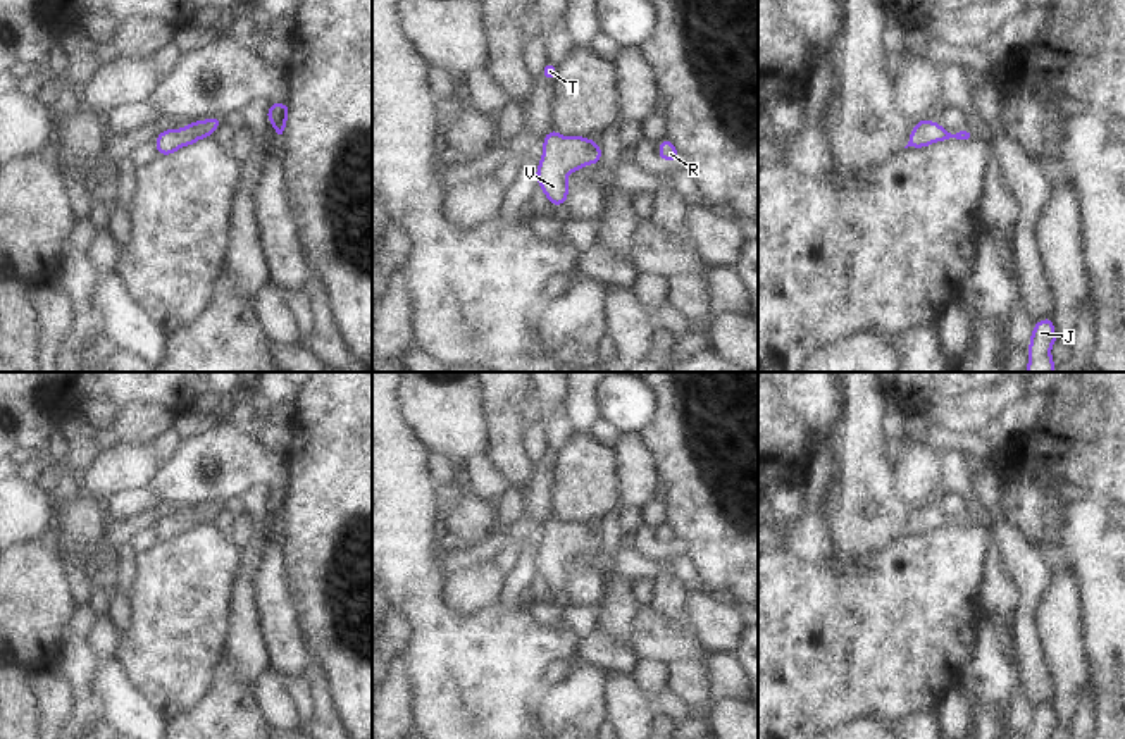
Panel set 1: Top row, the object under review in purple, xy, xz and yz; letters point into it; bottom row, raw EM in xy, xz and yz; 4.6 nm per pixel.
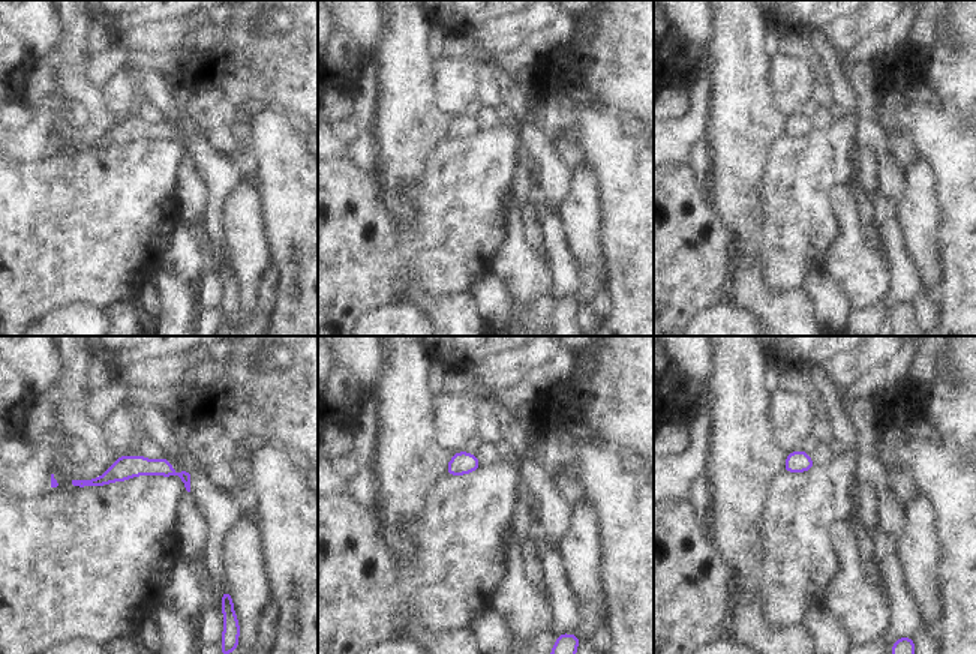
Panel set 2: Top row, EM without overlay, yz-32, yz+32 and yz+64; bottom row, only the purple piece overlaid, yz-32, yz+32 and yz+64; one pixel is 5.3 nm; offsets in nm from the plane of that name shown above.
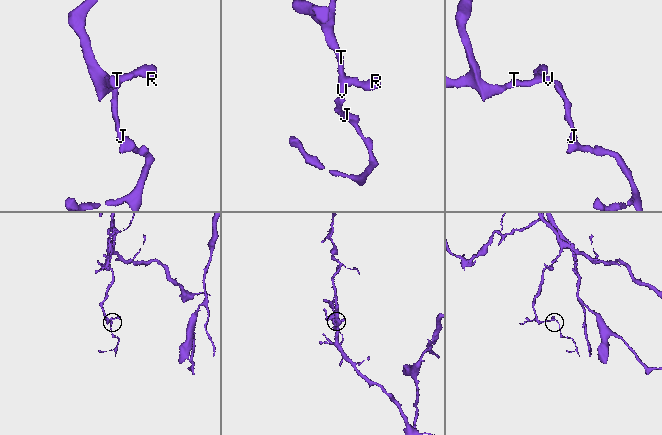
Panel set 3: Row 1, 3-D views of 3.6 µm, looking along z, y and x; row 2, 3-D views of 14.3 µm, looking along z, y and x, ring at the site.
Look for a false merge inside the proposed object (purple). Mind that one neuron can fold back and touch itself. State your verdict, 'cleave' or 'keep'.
keep

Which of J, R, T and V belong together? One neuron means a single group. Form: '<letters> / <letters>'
J R T V

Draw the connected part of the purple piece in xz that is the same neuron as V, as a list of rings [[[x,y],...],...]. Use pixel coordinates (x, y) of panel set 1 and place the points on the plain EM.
[[[553,513],[543,522],[543,541],[538,550],[536,565],[553,593],[567,587],[570,558],[582,555],[587,550],[598,551],[601,546],[601,532],[577,520],[562,524]]]

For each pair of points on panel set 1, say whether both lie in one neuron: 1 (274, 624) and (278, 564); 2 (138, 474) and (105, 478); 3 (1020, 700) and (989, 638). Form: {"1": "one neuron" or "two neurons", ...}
{"1": "one neuron", "2": "one neuron", "3": "two neurons"}

